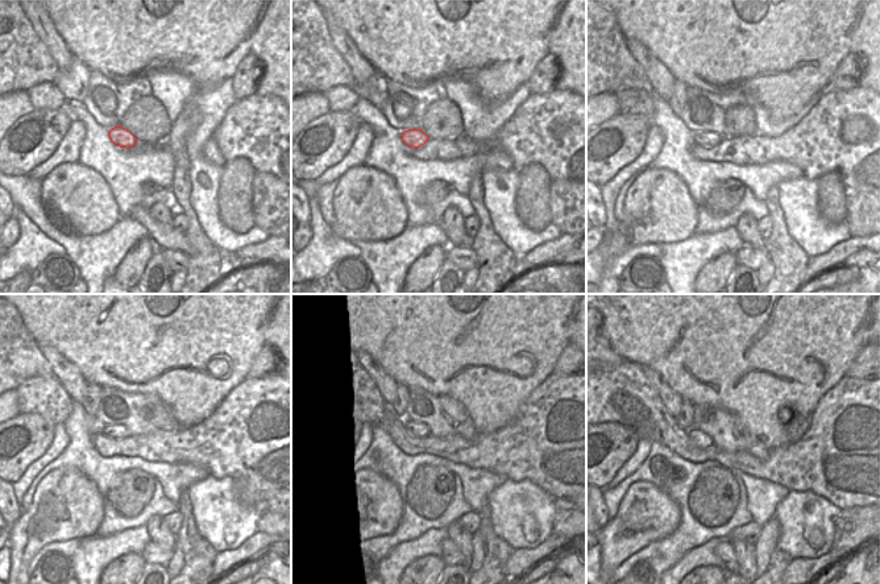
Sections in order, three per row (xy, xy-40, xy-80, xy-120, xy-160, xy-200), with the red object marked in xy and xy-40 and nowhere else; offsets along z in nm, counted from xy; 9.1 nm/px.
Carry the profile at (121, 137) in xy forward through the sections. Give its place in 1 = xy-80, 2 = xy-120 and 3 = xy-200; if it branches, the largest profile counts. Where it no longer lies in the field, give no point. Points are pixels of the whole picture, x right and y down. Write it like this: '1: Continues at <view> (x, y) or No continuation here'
1: Continues at xy-80 (708, 139)
2: Continues at xy-120 (117, 433)
3: Continues at xy-200 (697, 438).

